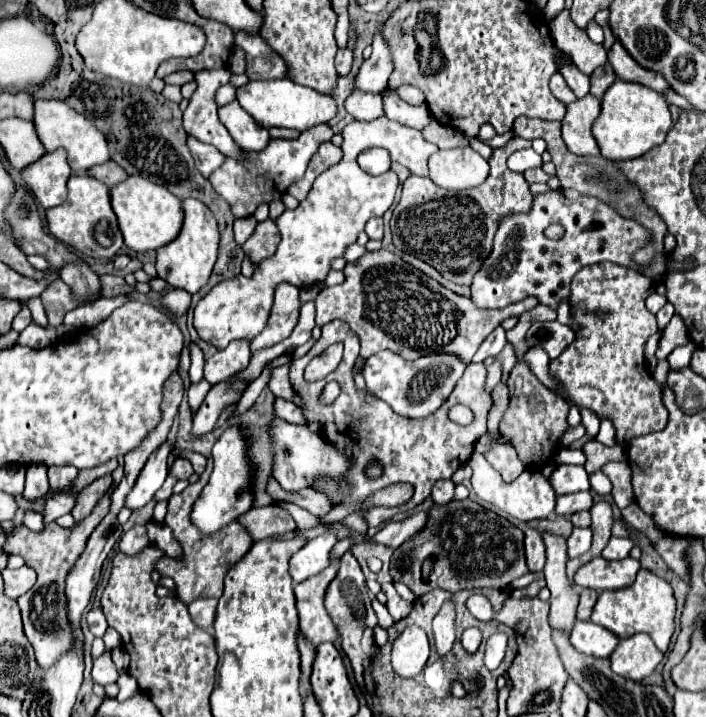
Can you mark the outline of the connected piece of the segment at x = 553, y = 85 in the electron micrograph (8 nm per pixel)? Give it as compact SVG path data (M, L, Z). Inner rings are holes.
M556 73L556 75L552 77L552 81L550 81L550 91L552 91L552 95L554 95L558 101L562 101L564 105L576 101L576 95L572 93L572 89L570 89L566 83L562 83L562 75L558 75L558 73Z

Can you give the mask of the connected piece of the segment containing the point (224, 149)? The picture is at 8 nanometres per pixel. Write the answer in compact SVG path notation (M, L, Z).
M200 71L196 73L198 89L194 91L186 111L184 111L184 129L188 135L194 135L202 143L214 145L220 153L230 157L240 157L240 147L234 143L226 127L220 123L214 103L214 93L220 85L228 83L230 71Z

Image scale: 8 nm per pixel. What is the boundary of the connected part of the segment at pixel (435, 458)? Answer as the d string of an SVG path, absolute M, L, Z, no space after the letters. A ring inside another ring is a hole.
M330 321L328 325L322 327L322 337L314 343L314 347L302 359L294 359L290 363L290 383L292 383L294 393L302 399L300 409L304 413L306 423L308 425L318 423L324 441L328 441L328 445L336 445L340 449L340 453L348 453L348 457L352 457L352 469L348 469L348 473L344 473L344 477L338 477L336 481L332 481L330 477L316 477L316 481L312 483L314 491L326 495L332 505L352 505L354 513L358 513L358 511L362 511L364 501L376 489L384 489L386 485L398 483L398 481L414 485L414 495L408 503L394 507L394 509L370 507L364 511L364 521L368 523L368 527L380 527L384 521L390 521L396 513L412 511L416 505L420 505L430 495L430 489L432 489L432 499L436 505L446 505L452 499L454 483L450 481L450 477L460 465L464 465L470 459L470 455L474 451L474 443L486 433L486 415L492 407L492 399L488 393L484 393L484 379L486 379L484 363L470 363L466 367L464 375L460 377L460 381L456 383L456 389L450 393L448 401L436 413L432 413L426 419L400 417L384 401L380 401L378 397L374 397L368 391L362 391L354 385L352 367L358 357L358 351L360 351L358 337L348 329L348 325L344 325L344 321ZM338 341L344 343L344 357L342 357L340 365L326 379L308 383L304 379L304 367L308 365L308 361L312 357L320 355L328 345L338 343ZM328 381L336 381L340 385L340 395L332 405L324 407L318 403L318 393L322 391L322 387ZM458 403L466 403L466 407L470 407L472 413L476 415L470 425L458 425L448 417L448 411ZM372 457L378 459L380 463L384 463L384 475L376 481L368 481L364 477L364 467ZM342 483L348 483L348 487L350 487L348 495L344 495Z

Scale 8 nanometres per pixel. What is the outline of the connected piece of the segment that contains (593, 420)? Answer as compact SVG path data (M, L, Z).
M580 409L580 415L582 415L582 425L586 427L586 435L590 437L590 439L594 439L596 435L598 435L598 427L600 427L600 419L590 411L586 411L586 409Z

